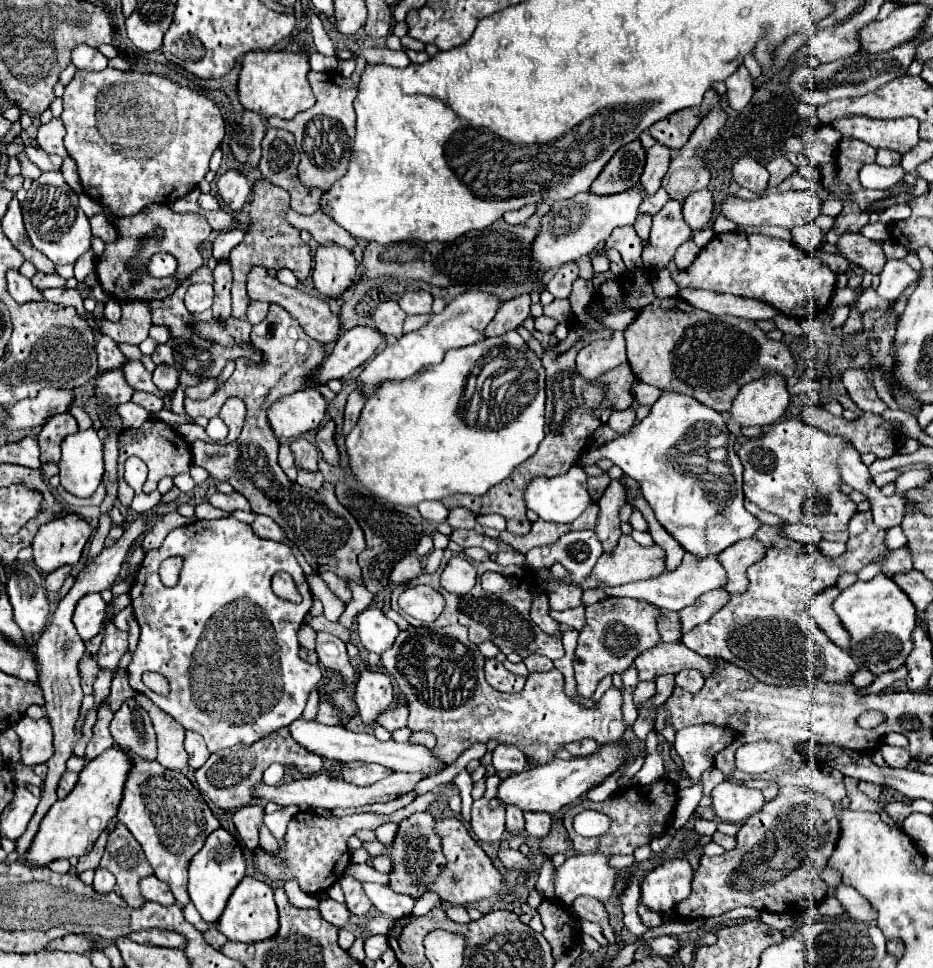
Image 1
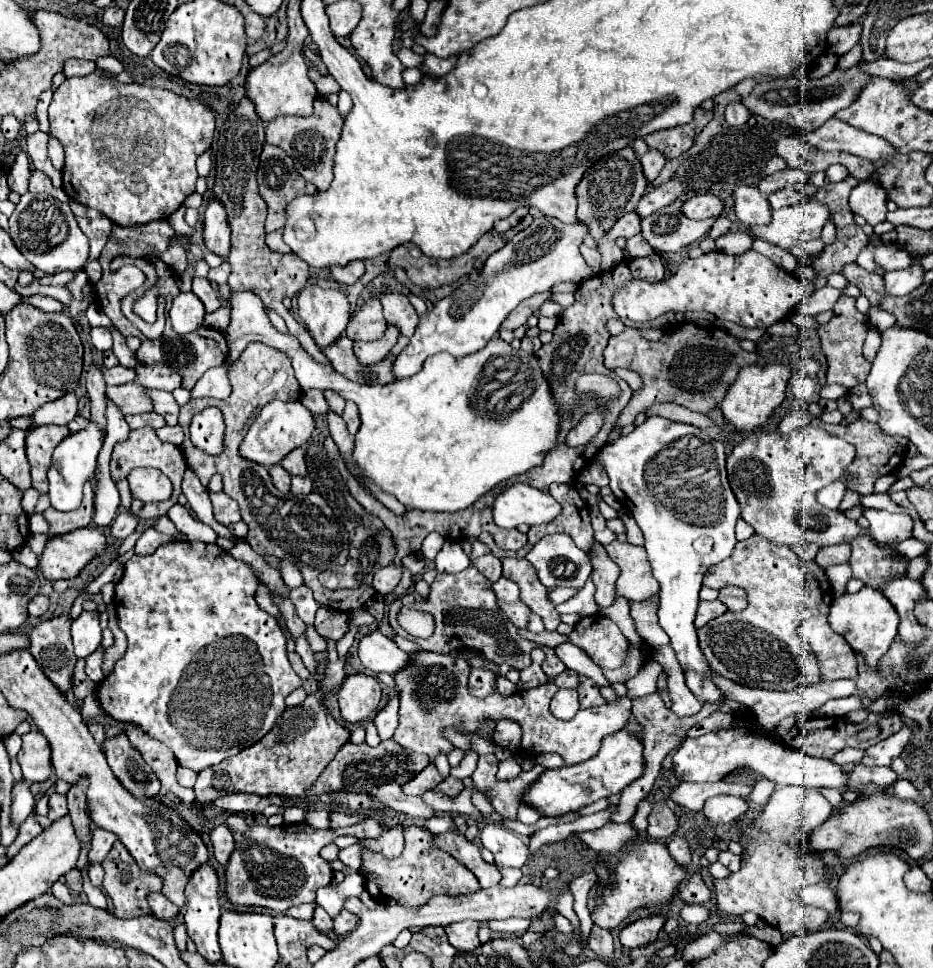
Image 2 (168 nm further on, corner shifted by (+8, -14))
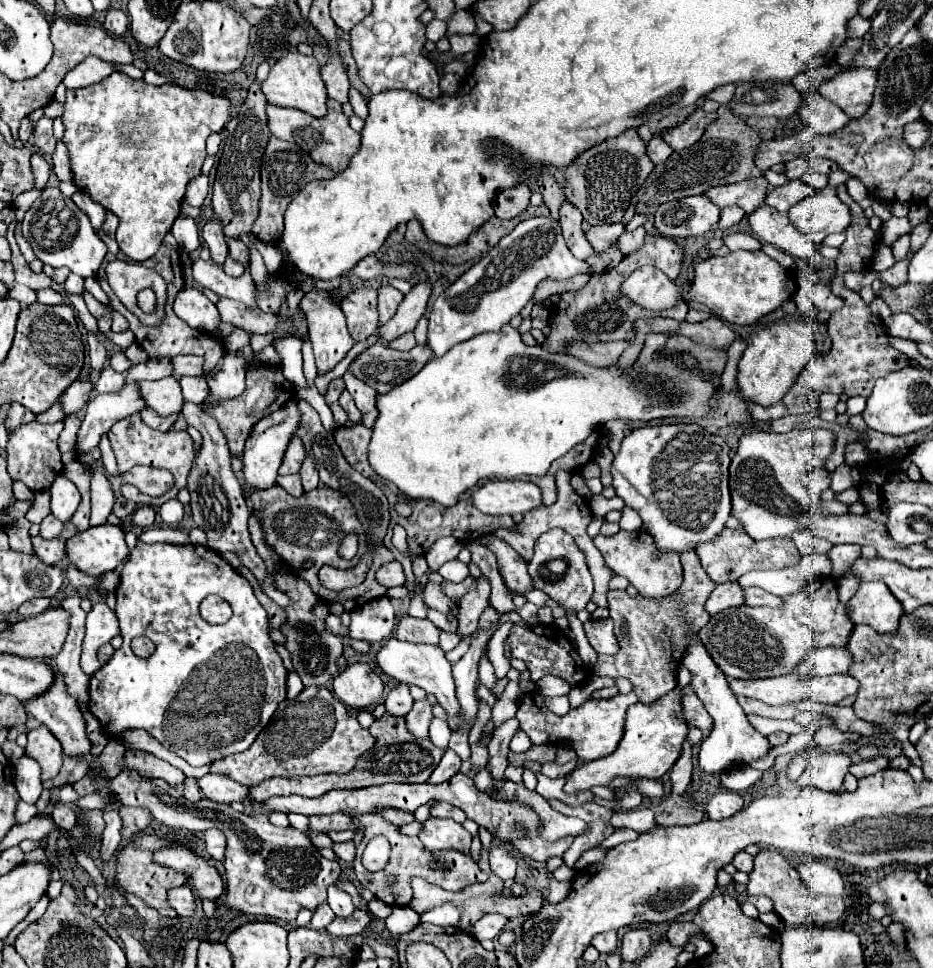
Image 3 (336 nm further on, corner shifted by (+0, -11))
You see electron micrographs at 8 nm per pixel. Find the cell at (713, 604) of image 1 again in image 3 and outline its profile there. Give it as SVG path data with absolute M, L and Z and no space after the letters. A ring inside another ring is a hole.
M727 582L727 584L719 584L713 590L709 600L705 602L705 610L709 612L709 616L713 616L721 610L741 606L741 604L743 604L743 590L735 582Z

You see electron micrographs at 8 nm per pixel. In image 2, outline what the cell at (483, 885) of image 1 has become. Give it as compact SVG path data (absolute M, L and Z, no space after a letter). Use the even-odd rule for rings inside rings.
M403 825L405 835L405 847L403 853L397 859L387 859L371 849L363 851L363 861L359 873L365 877L365 889L369 895L377 901L381 897L381 903L387 905L403 905L403 907L421 907L425 905L425 899L431 899L433 895L449 893L449 895L465 895L479 891L477 877L463 867L457 859L453 859L445 851L437 851L433 847L433 835L417 825Z

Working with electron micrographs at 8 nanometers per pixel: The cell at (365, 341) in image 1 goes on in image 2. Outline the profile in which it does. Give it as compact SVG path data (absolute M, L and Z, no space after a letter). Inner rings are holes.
M389 325L385 335L381 339L369 341L369 343L355 343L355 355L357 359L361 359L363 365L373 365L379 363L381 359L385 359L391 353L391 347L397 343L399 337L399 329L395 325Z

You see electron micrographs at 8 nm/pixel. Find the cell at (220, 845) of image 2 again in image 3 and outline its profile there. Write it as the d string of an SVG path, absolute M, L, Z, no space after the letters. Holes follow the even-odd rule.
M207 830L205 844L207 844L207 852L215 860L225 860L225 834L221 830Z

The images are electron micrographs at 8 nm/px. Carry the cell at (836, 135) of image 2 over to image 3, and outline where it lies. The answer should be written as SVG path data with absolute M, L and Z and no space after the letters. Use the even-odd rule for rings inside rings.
M807 92L803 106L801 106L801 118L807 126L811 126L817 134L833 134L839 132L849 124L849 116L841 112L841 108L827 98L823 98L819 92Z

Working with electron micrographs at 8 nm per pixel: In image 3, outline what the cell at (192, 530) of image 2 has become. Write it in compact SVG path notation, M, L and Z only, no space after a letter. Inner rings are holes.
M169 500L169 502L165 502L165 504L159 508L159 514L161 514L161 518L163 518L165 524L175 526L175 524L181 522L181 518L183 518L183 514L185 514L185 508L183 508L183 504L181 504L179 500Z

